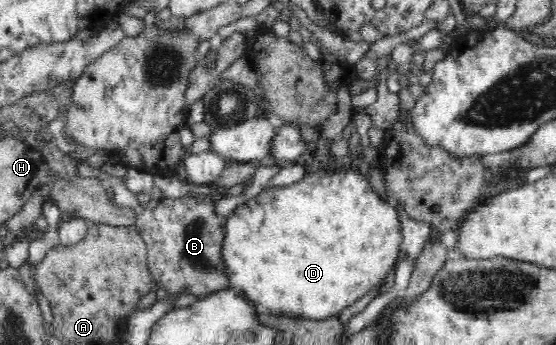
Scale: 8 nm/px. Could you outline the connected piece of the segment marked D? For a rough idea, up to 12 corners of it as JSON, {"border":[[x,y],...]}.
{"border":[[346,166],[225,220],[229,287],[337,316],[402,252],[398,206]]}

